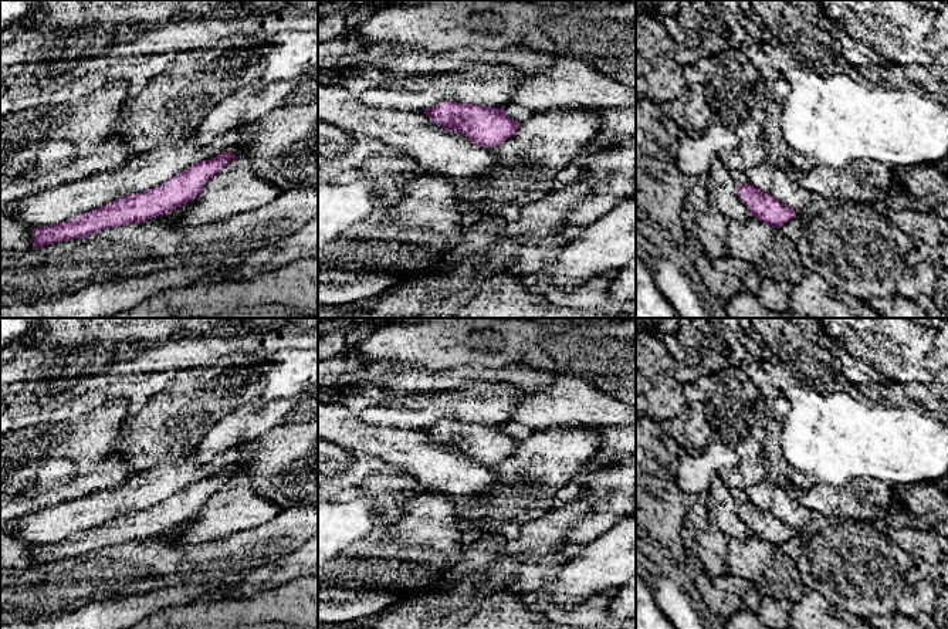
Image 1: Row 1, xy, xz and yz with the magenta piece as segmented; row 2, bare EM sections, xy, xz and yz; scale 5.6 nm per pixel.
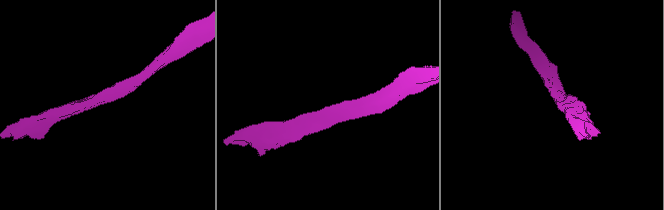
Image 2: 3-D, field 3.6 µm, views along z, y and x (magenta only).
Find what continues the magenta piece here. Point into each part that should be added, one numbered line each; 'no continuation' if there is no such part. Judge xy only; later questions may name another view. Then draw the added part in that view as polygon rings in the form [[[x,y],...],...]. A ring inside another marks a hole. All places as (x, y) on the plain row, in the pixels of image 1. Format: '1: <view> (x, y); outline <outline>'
no continuation

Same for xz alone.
no continuation

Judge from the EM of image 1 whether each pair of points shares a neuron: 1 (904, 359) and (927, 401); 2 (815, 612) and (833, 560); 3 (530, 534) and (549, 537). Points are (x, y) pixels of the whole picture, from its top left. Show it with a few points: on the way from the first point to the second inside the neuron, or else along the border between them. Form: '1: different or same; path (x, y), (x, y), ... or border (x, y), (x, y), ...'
1: different; border (890, 379), (926, 385)
2: different; border (808, 588), (849, 614)
3: same; path (534, 537), (545, 537)

